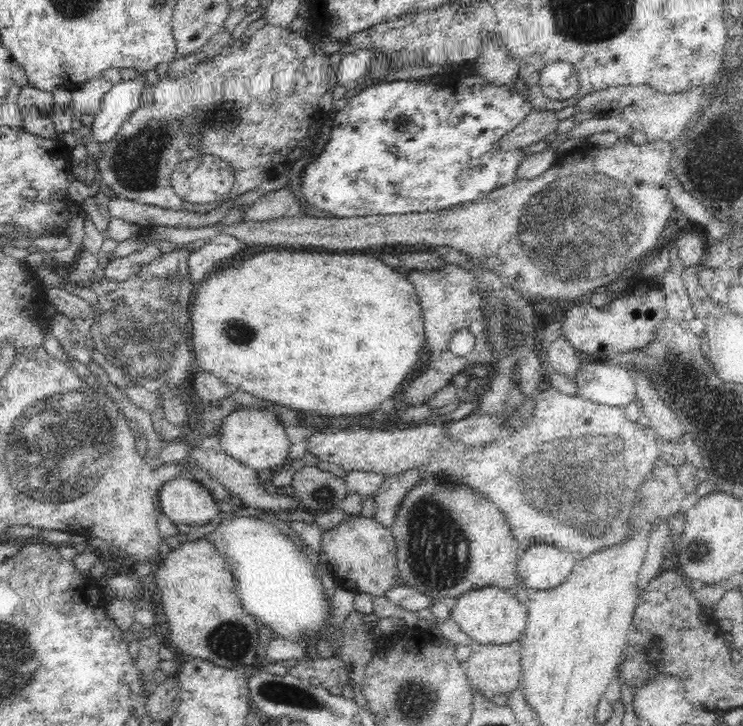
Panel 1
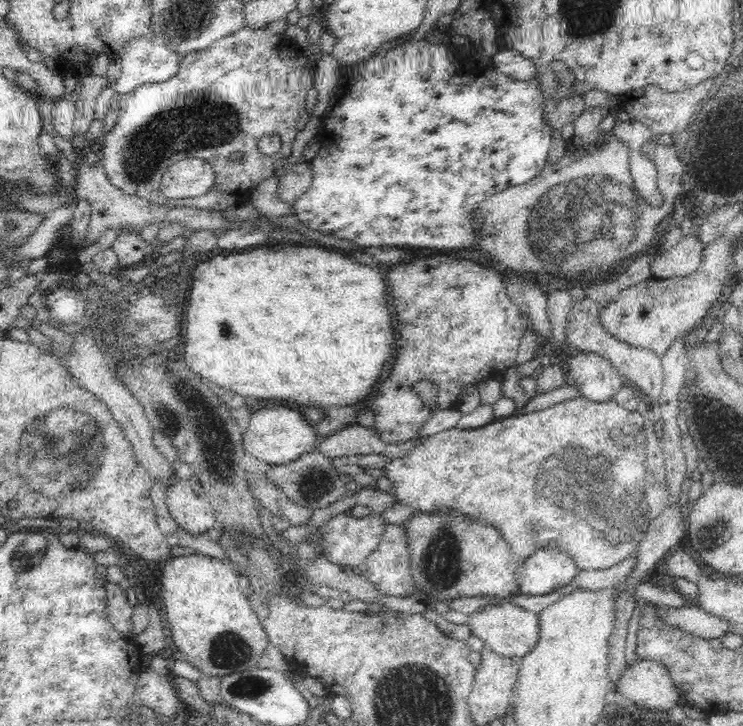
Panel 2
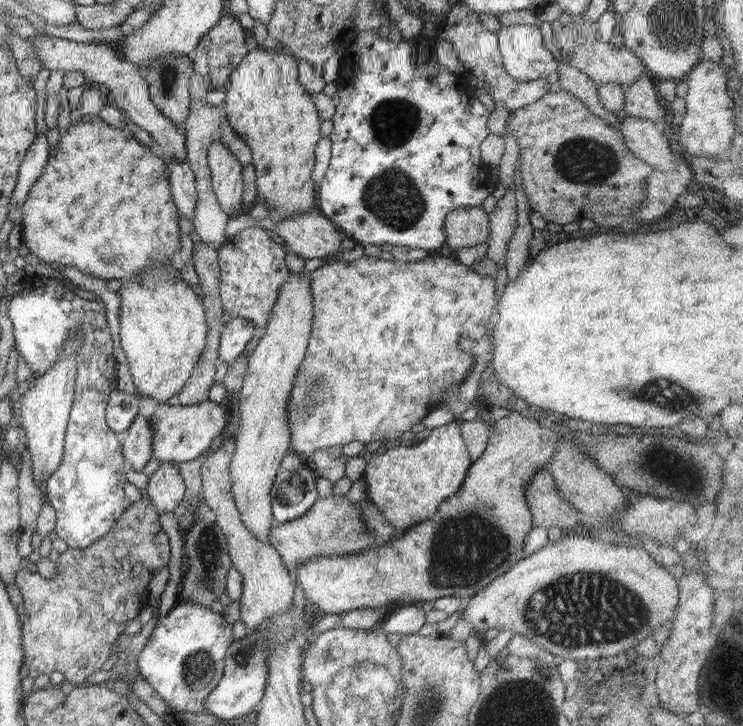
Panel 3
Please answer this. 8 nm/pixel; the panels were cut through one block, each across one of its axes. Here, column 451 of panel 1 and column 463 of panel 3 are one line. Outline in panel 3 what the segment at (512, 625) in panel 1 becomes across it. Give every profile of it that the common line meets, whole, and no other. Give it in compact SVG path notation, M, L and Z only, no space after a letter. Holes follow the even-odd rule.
M568 536L564 540L556 543L548 543L538 552L532 553L528 558L519 560L513 568L510 568L503 576L496 578L491 584L488 584L480 592L468 598L462 606L462 618L472 624L474 633L482 636L489 628L511 629L514 634L525 636L534 641L538 646L544 648L547 652L555 655L560 660L578 661L584 660L592 666L597 660L607 658L612 660L617 655L630 655L631 651L637 647L648 636L654 634L654 630L662 624L671 626L671 621L676 616L676 610L679 604L679 586L676 583L672 571L659 565L651 554L648 554L644 547L639 545L630 545L619 543L616 545L605 544L604 541L591 538L580 538L580 536Z

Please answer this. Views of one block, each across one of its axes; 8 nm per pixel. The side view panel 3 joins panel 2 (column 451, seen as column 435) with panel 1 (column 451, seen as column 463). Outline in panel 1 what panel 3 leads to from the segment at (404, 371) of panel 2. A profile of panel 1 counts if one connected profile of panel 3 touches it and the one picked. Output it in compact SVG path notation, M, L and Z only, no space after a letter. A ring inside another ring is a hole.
M445 264L444 267L440 269L409 270L406 271L406 277L414 285L419 298L420 307L422 307L425 339L427 340L426 352L430 352L424 370L418 372L416 376L413 376L412 380L408 380L407 386L405 387L404 402L411 407L426 404L438 390L442 390L442 388L446 388L450 382L452 383L454 376L458 373L468 372L469 366L488 364L488 362L491 364L494 363L494 349L492 349L490 343L486 343L486 340L488 340L488 323L484 321L485 303L484 299L482 299L484 283L480 283L480 281L476 279L476 273L474 273L472 269L465 269L455 264ZM460 331L472 332L476 337L474 350L464 356L456 356L450 351L450 348L448 348L450 338L457 335Z

